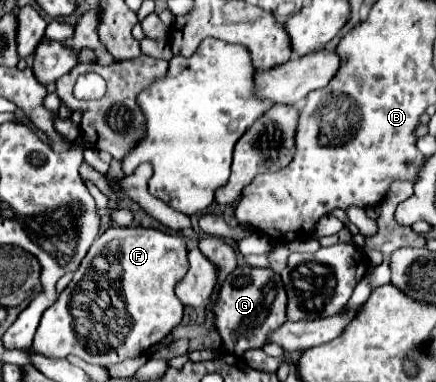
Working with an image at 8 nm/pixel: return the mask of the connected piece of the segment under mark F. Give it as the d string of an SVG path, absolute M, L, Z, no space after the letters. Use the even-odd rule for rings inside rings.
M111 227L87 251L81 267L75 271L67 289L43 313L33 339L33 353L63 359L77 355L91 365L109 365L125 357L137 357L163 341L183 319L183 303L175 297L175 285L189 269L185 239L175 233L143 227Z

